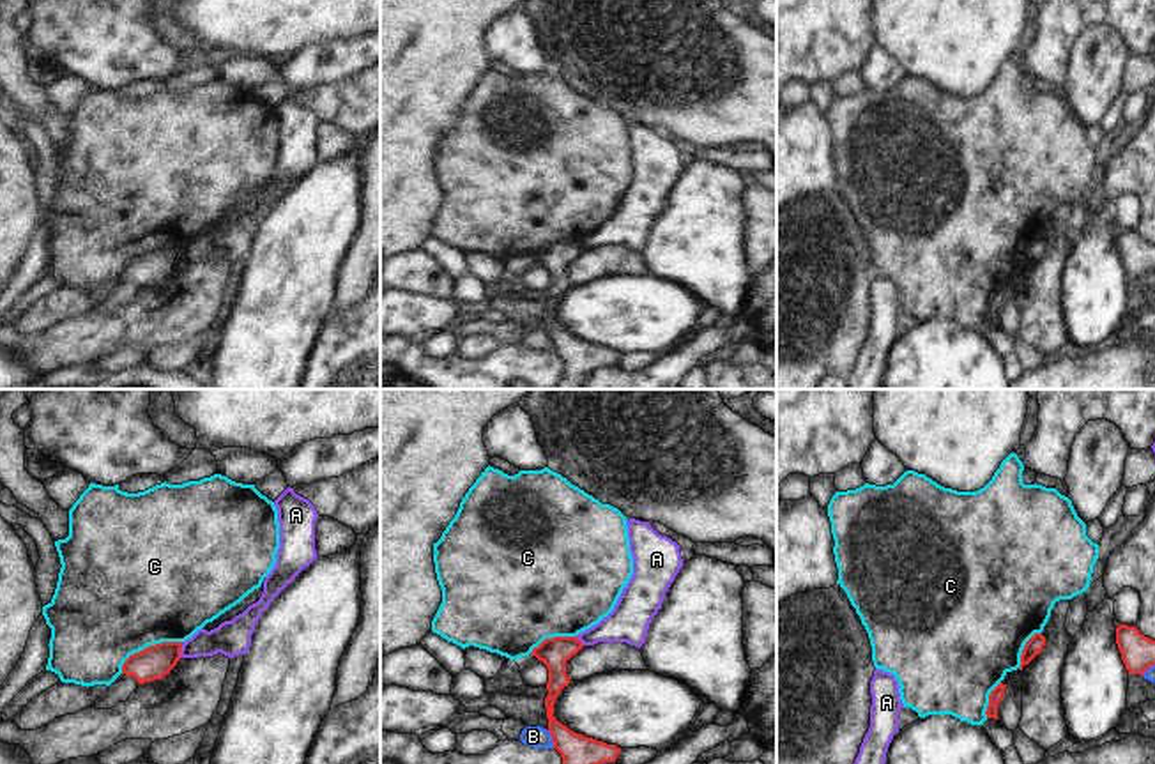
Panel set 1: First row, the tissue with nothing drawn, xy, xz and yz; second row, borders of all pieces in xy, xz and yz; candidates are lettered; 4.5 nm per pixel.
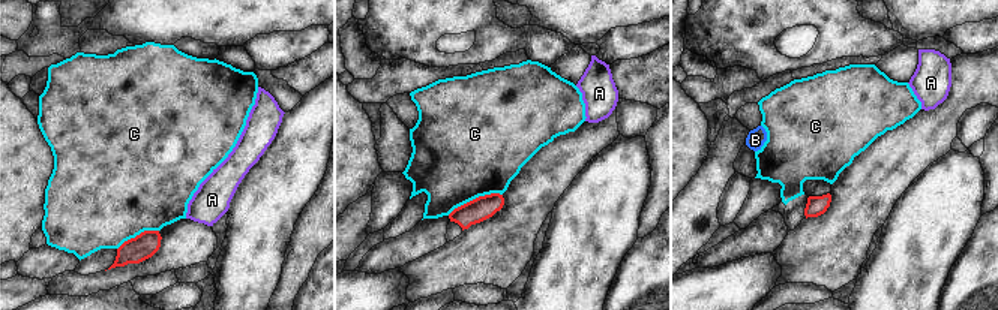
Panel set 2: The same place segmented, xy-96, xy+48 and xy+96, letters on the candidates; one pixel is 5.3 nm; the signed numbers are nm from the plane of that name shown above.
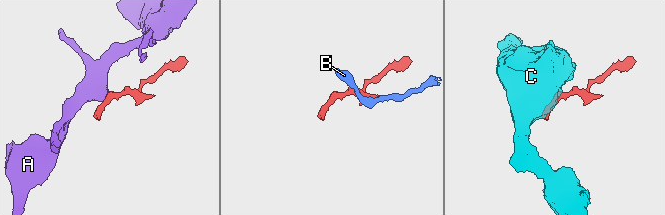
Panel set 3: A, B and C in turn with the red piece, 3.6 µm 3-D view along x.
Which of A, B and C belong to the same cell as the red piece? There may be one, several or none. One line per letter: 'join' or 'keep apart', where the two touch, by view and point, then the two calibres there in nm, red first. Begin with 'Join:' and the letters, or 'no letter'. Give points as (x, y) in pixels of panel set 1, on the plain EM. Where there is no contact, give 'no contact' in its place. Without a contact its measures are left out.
Join: no letter
A: keep apart; contact xy (181, 252); calibres 160 and 160 nm
B: keep apart; contact xz (552, 343); calibres 170 and 100 nm
C: keep apart; contact xy (149, 250); calibres 160 and 500 nm

